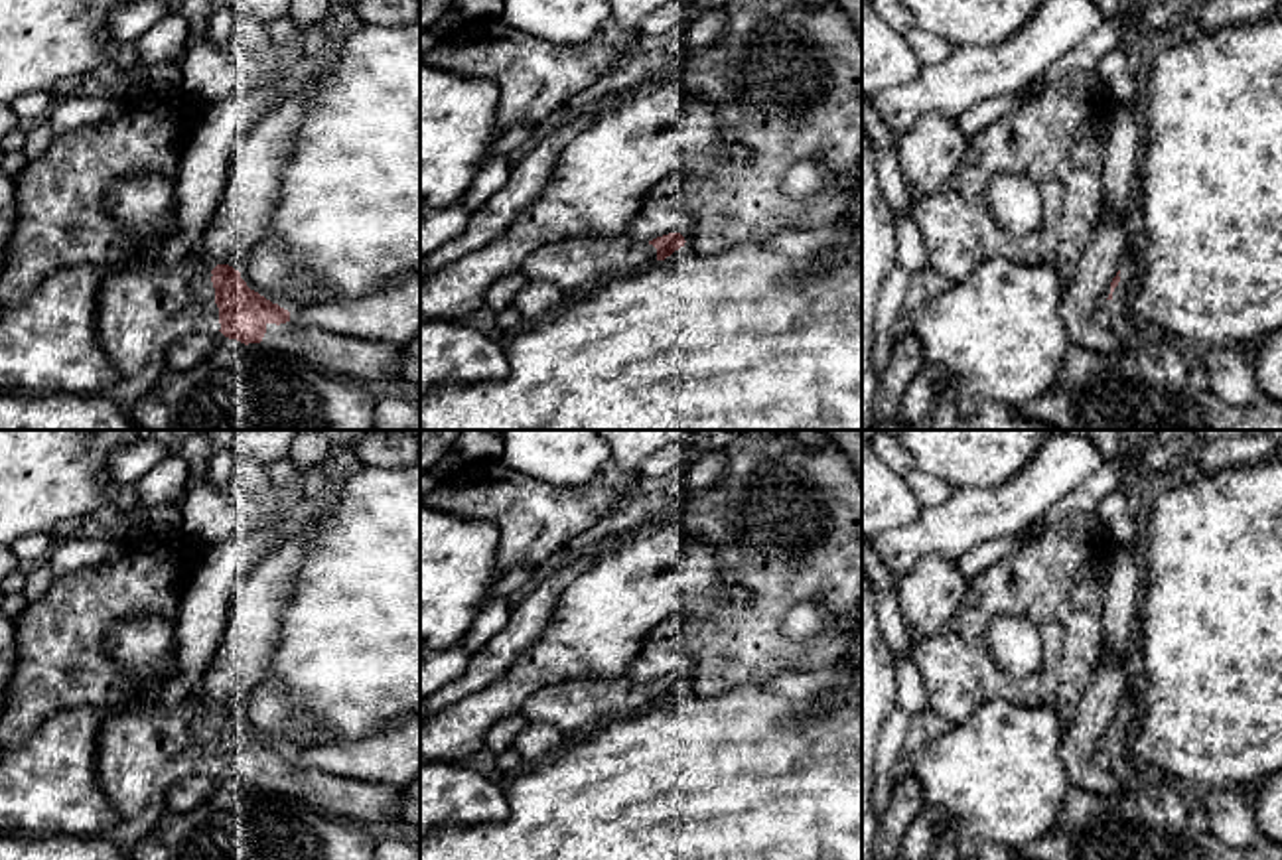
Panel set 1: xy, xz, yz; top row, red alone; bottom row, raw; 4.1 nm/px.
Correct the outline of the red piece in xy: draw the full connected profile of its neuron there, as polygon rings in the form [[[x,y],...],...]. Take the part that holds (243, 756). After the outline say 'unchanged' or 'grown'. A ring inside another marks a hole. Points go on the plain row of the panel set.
[[[160,615],[114,621],[107,631],[107,649],[136,679],[150,688],[136,700],[120,706],[114,718],[101,722],[95,752],[95,779],[116,811],[116,823],[99,836],[116,844],[122,852],[146,838],[168,811],[168,791],[181,779],[193,775],[221,773],[245,787],[260,785],[288,799],[298,799],[335,819],[351,823],[398,821],[400,791],[392,785],[355,781],[325,773],[321,769],[296,769],[290,753],[250,732],[241,714],[229,706],[213,712],[199,690],[176,706],[164,706],[160,692],[178,673],[176,623]]] | grown

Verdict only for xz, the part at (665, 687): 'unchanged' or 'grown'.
grown

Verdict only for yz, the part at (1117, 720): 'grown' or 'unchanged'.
grown

